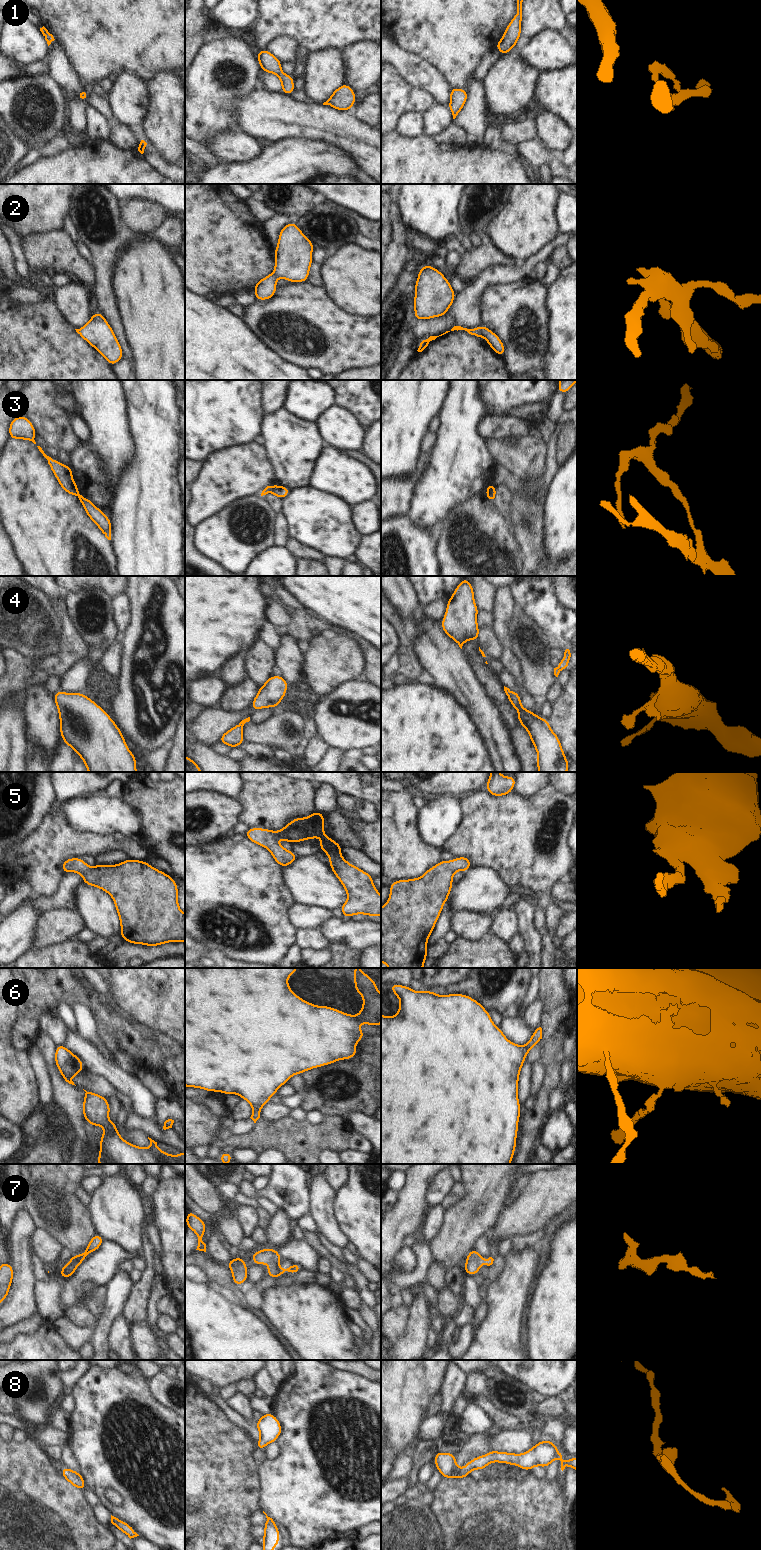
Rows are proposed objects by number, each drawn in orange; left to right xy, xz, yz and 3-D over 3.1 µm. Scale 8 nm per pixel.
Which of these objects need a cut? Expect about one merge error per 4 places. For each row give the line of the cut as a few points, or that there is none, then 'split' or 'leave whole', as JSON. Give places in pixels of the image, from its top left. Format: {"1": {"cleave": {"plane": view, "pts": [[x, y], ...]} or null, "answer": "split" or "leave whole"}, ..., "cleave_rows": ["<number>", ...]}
{"1": {"cleave": null, "answer": "leave whole"}, "2": {"cleave": null, "answer": "leave whole"}, "3": {"cleave": {"plane": "yz", "pts": [[495, 489], [486, 495]]}, "answer": "split"}, "4": {"cleave": null, "answer": "leave whole"}, "5": {"cleave": null, "answer": "leave whole"}, "6": {"cleave": null, "answer": "leave whole"}, "7": {"cleave": null, "answer": "leave whole"}, "8": {"cleave": null, "answer": "leave whole"}, "cleave_rows": ["3"]}

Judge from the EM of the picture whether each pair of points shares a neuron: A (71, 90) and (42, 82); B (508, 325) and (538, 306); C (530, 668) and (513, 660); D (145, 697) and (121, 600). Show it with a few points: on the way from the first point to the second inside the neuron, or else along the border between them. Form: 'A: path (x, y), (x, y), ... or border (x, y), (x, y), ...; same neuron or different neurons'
A: border (48, 73), (61, 87), (66, 98), (67, 111); different neurons
B: path (515, 318), (527, 306), (531, 306); same neuron
C: border (512, 641), (512, 651), (520, 662), (523, 679); different neurons
D: border (130, 603), (130, 621), (122, 634); different neurons

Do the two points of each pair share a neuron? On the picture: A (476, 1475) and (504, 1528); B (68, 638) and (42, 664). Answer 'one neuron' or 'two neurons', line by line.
A: two neurons
B: one neuron

